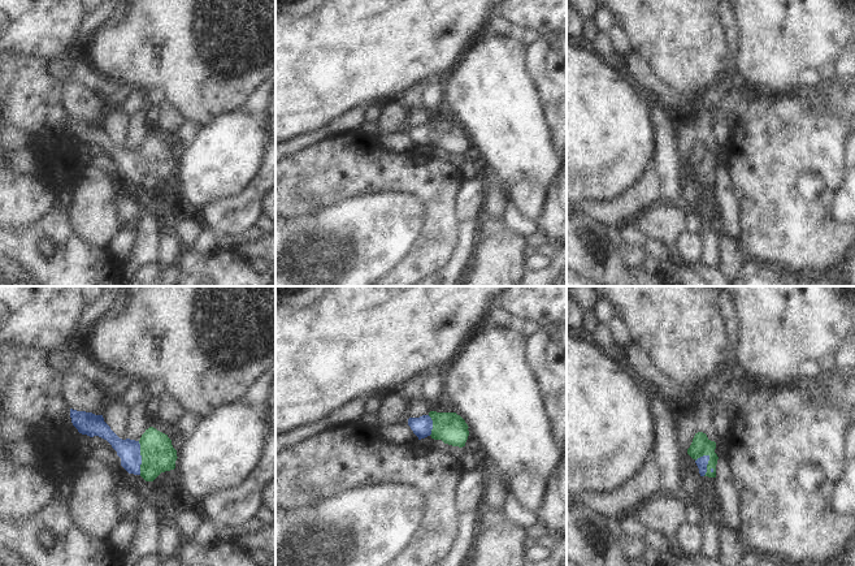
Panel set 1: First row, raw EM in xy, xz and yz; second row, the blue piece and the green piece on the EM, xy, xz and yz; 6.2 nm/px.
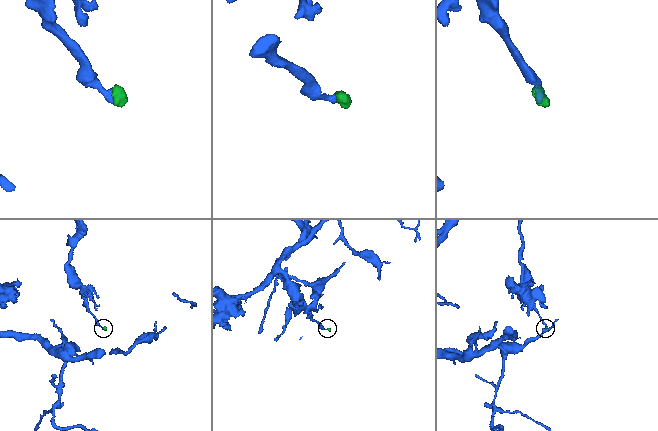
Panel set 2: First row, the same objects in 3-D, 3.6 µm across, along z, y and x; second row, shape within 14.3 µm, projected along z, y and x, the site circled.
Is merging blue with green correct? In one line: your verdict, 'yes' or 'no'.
yes

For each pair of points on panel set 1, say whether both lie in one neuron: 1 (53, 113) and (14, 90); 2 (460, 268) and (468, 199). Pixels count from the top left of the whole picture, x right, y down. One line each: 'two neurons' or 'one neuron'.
1: one neuron
2: one neuron

